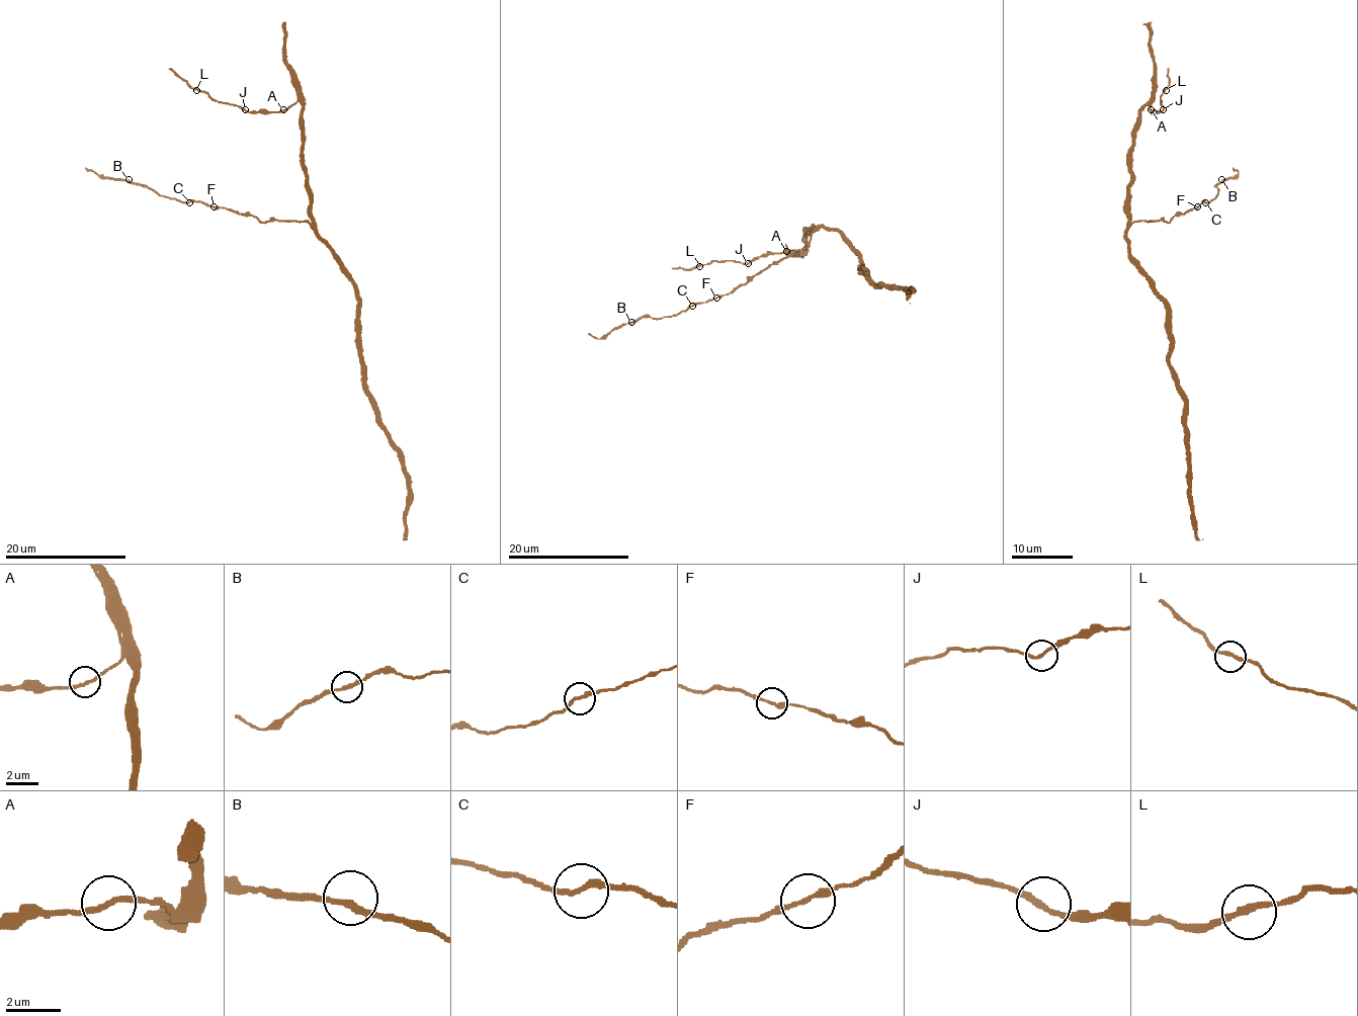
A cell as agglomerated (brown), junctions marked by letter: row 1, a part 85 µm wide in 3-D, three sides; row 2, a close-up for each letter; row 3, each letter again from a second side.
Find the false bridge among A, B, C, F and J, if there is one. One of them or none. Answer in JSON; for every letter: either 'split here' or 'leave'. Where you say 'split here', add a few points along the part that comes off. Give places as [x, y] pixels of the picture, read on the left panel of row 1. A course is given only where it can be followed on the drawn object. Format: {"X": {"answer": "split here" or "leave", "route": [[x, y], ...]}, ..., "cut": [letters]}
{"A": {"answer": "leave"}, "B": {"answer": "leave"}, "C": {"answer": "leave"}, "F": {"answer": "leave"}, "J": {"answer": "leave"}, "cut": []}

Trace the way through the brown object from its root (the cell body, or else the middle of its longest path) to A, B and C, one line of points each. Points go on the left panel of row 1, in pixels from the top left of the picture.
A: (335, 255), (317, 231), (311, 212), (311, 188), (303, 163), (302, 103), (299, 100), (283, 109)
B: (335, 255), (308, 221), (260, 222), (253, 216), (223, 206), (160, 196), (129, 179)
C: (335, 255), (308, 221), (260, 222), (253, 216), (223, 206), (189, 202)

